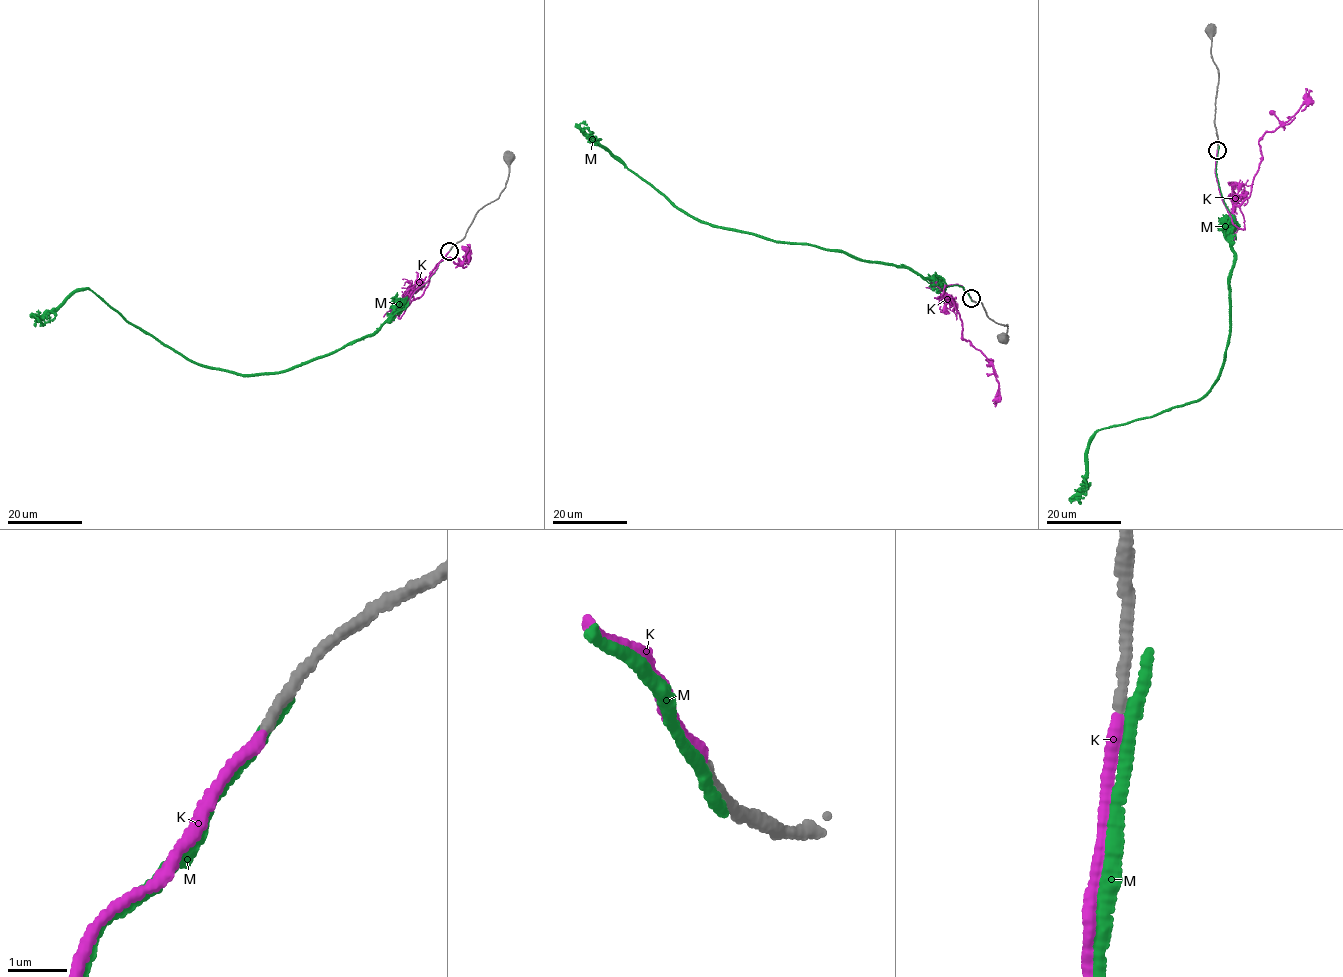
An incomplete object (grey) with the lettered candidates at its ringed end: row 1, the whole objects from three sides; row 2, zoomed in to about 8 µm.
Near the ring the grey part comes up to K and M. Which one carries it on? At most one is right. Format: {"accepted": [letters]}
{"accepted": ["K"]}

